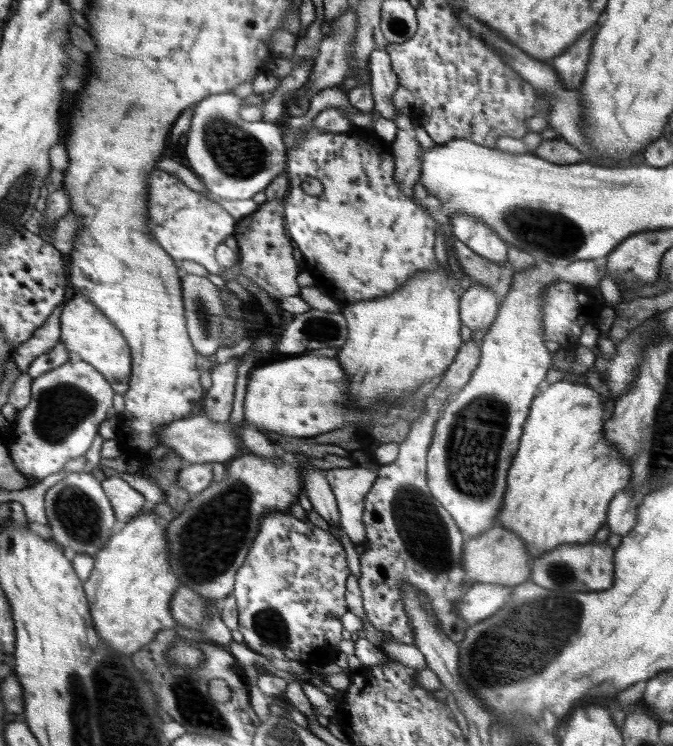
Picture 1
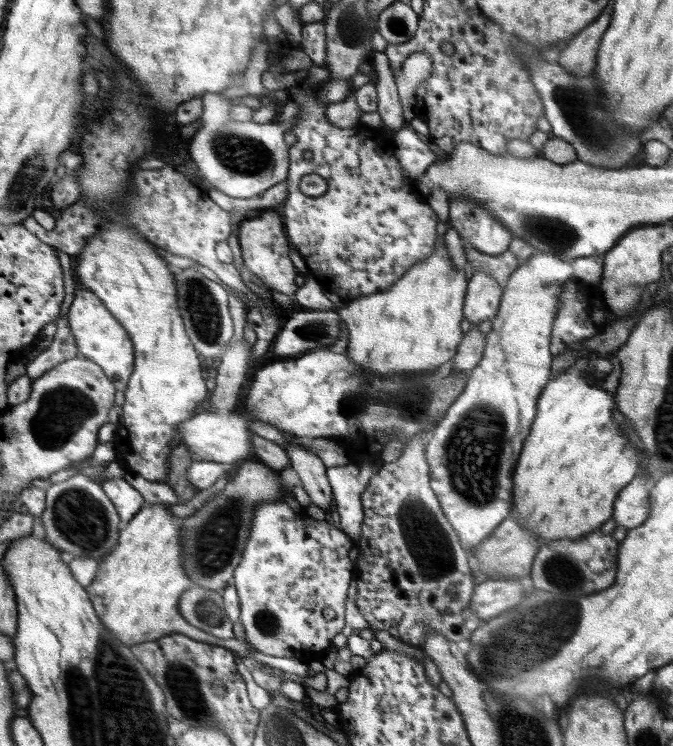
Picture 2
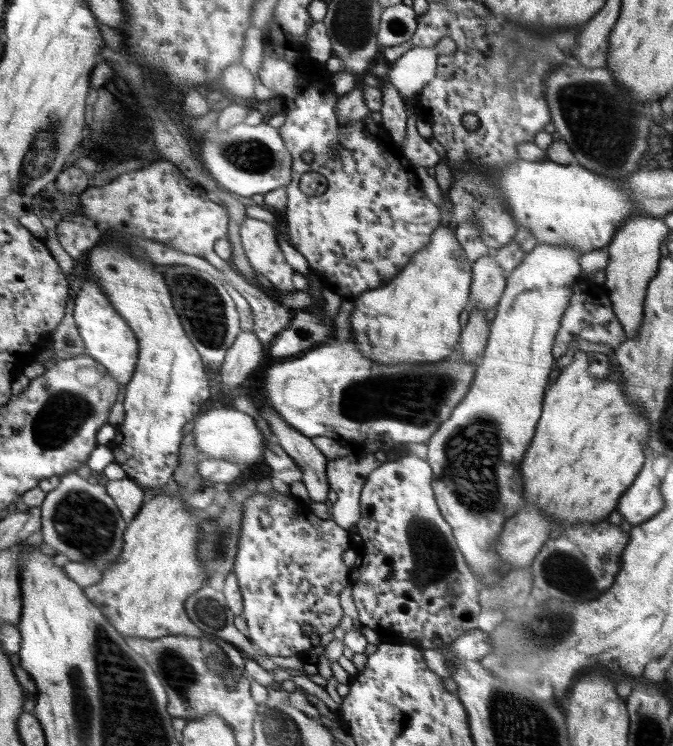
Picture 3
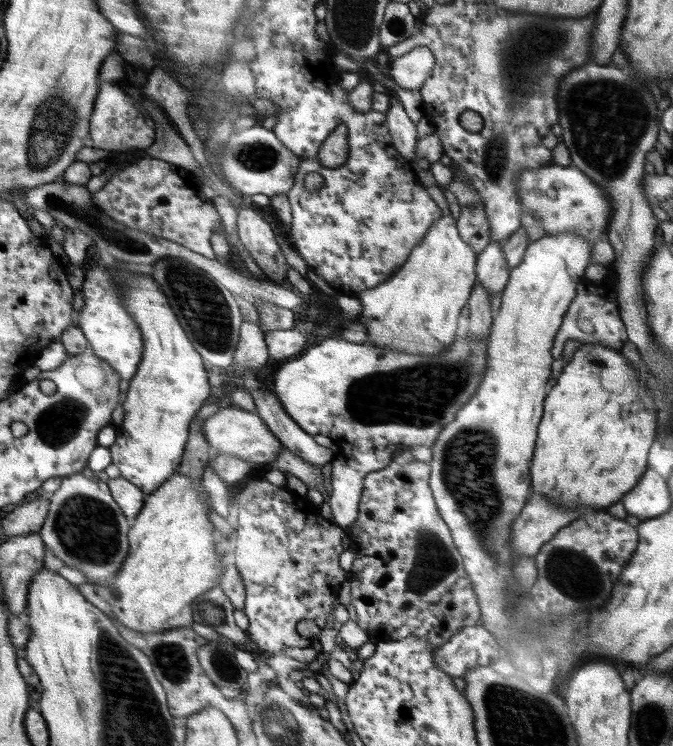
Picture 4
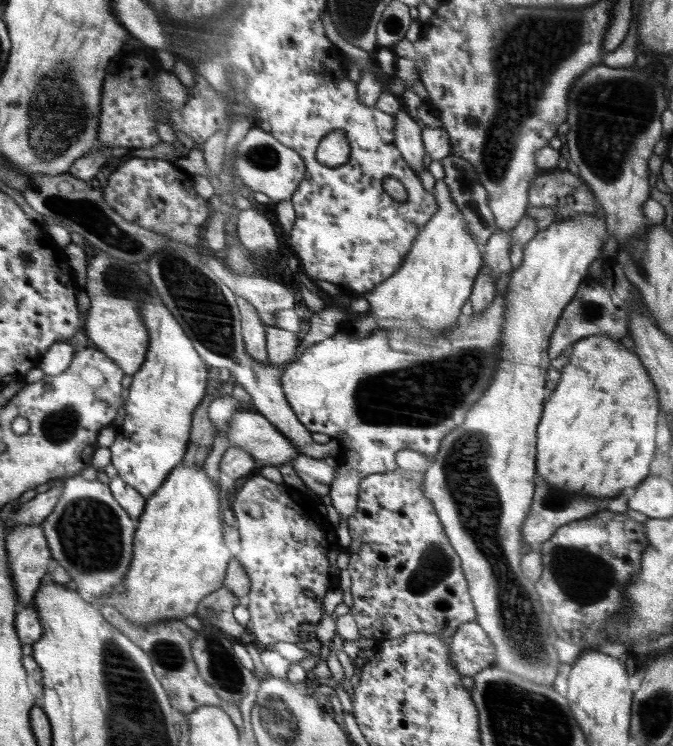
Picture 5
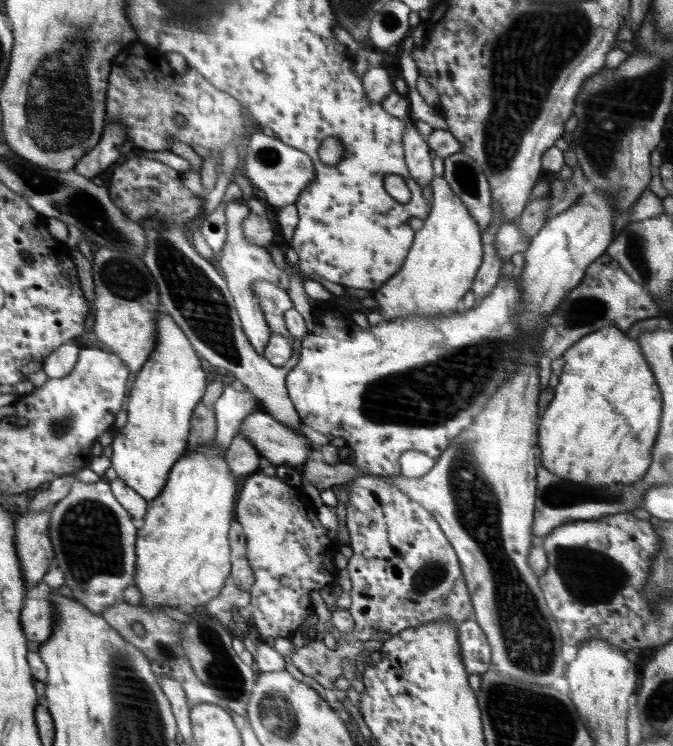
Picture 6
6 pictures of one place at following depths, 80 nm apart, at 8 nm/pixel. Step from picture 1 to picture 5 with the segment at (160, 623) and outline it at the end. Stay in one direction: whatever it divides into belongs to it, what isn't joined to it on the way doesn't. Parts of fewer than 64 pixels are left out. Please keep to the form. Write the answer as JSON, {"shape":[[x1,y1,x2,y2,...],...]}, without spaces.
{"shape":[[181,464,169,474,165,484,147,498,144,512,139,518,140,526,134,536,133,560,130,570,122,581,123,593,110,593,102,597,96,606,113,606,122,616,138,626,156,624,162,620,182,620,194,614,196,605,204,596,218,590,224,584,224,574,229,568,230,552,222,546,222,520,220,520,220,500,232,497,227,489,223,496,221,484,207,477,204,466]]}

